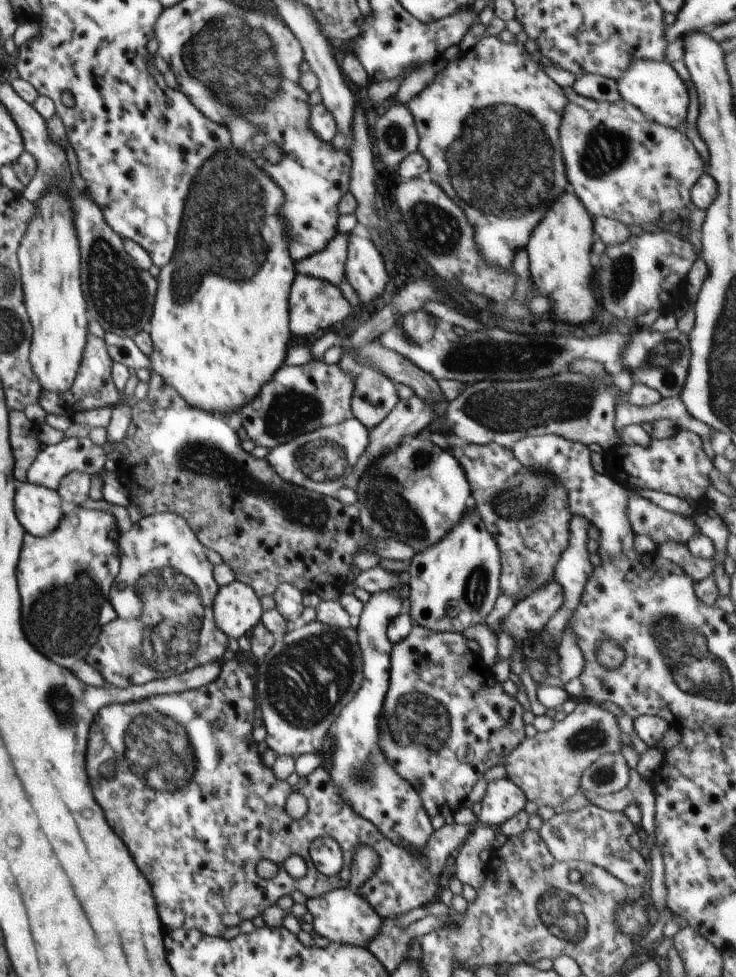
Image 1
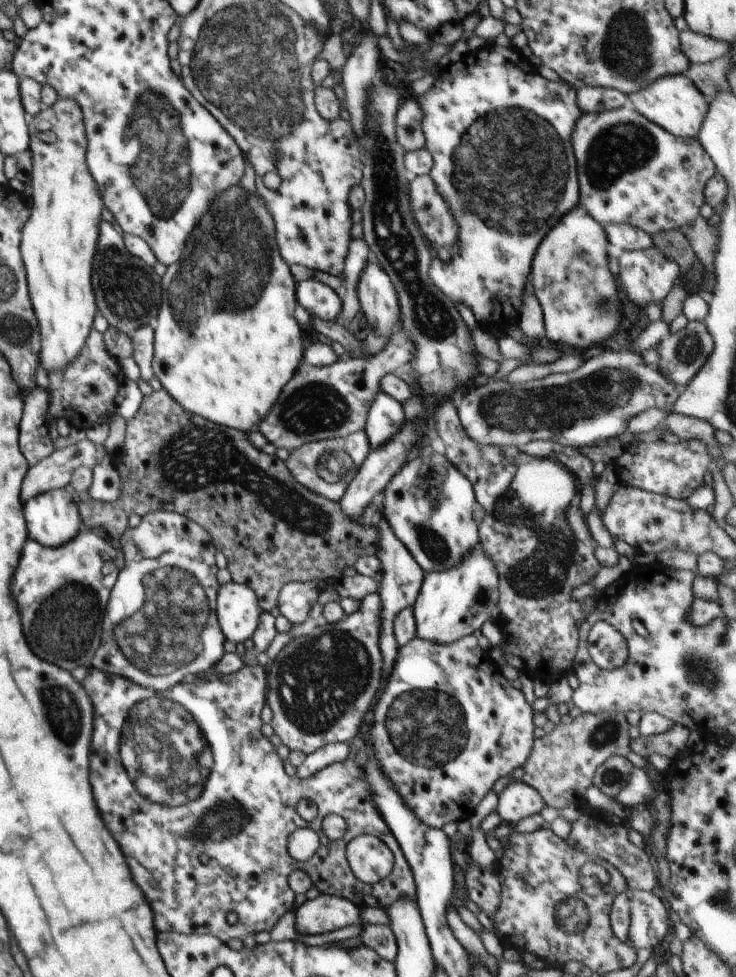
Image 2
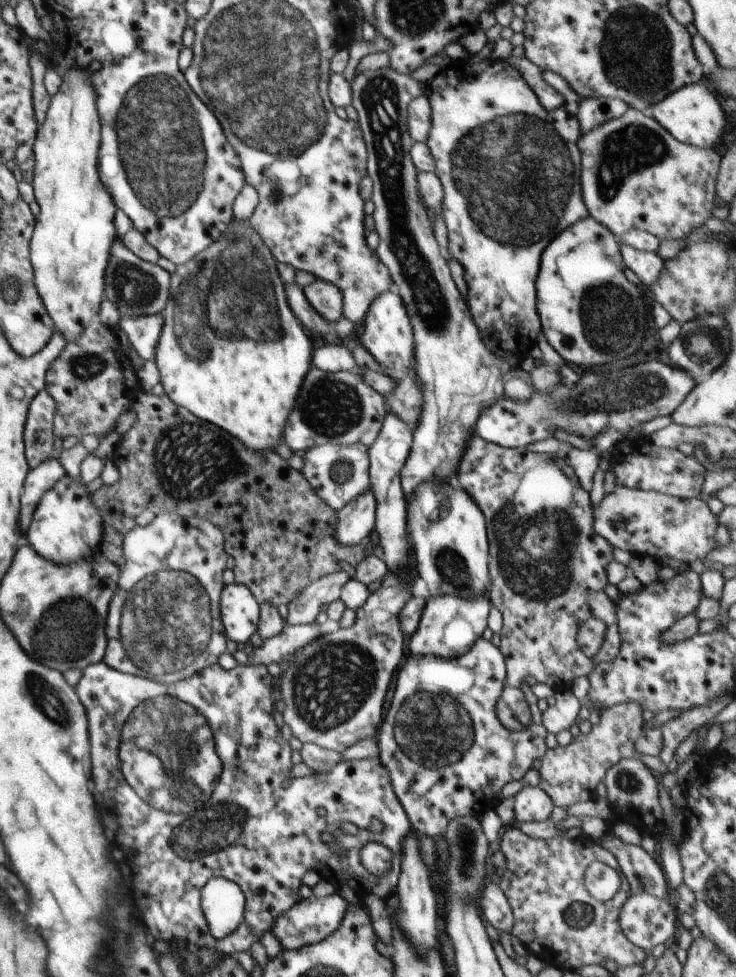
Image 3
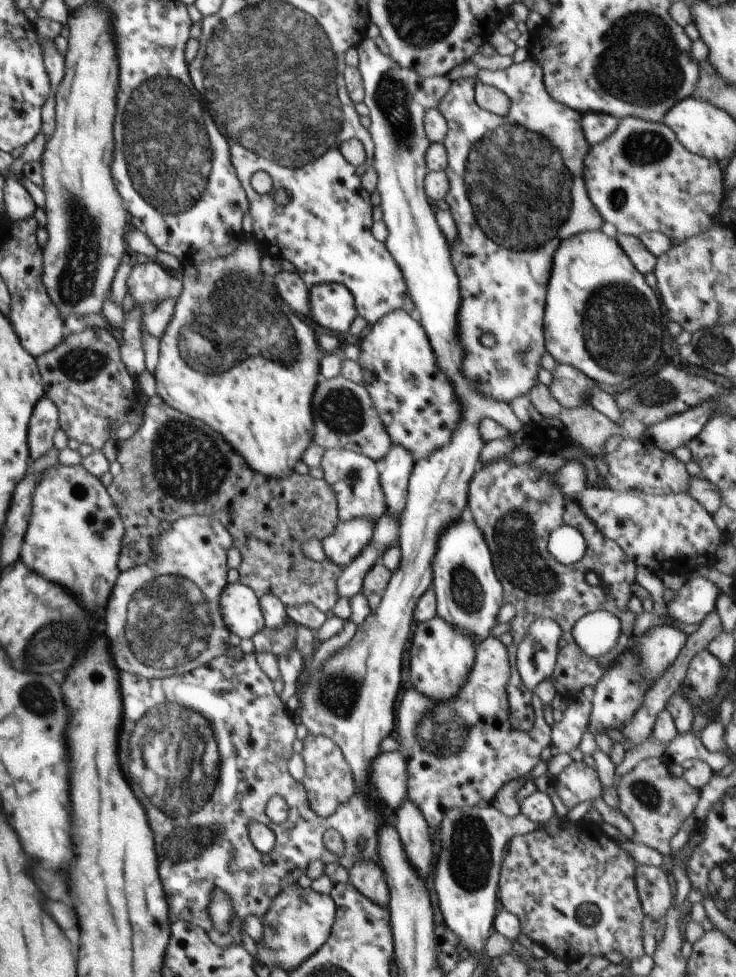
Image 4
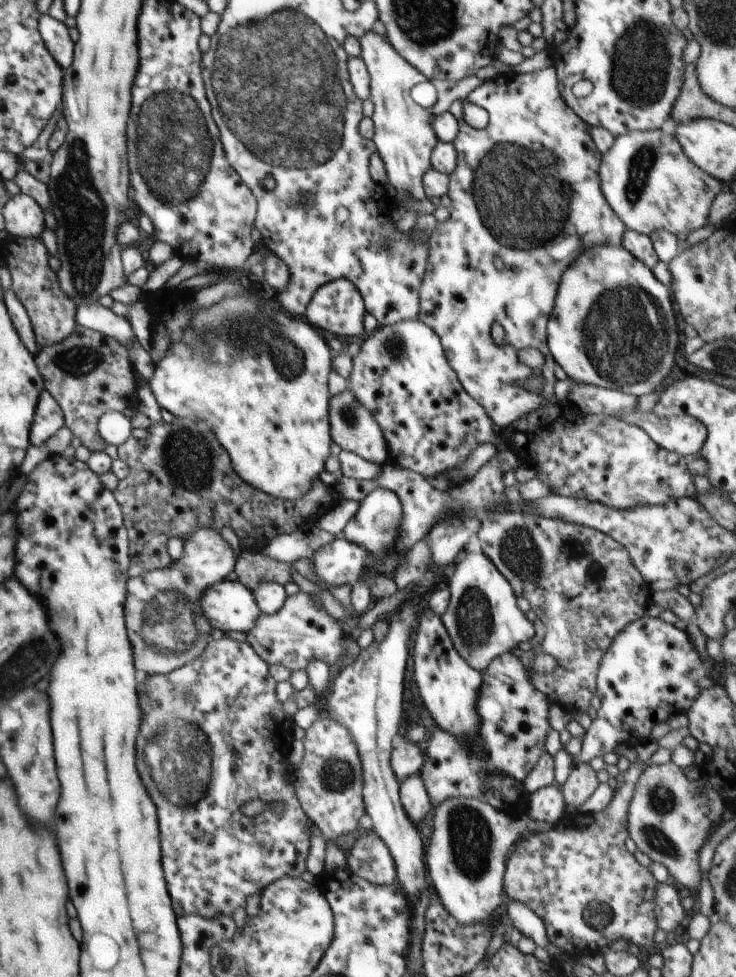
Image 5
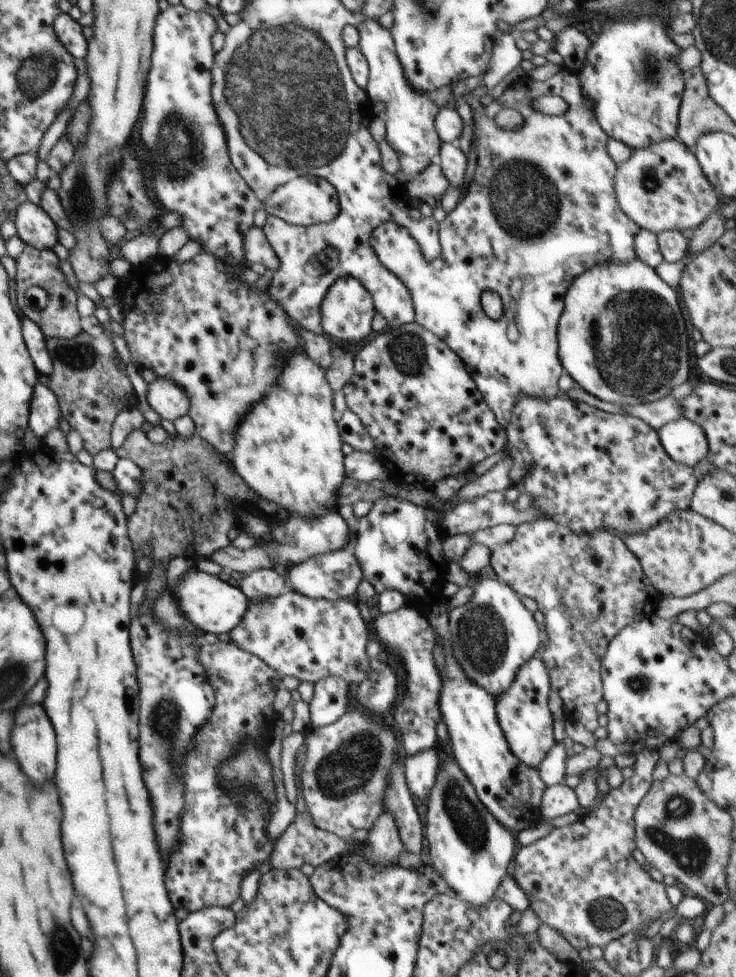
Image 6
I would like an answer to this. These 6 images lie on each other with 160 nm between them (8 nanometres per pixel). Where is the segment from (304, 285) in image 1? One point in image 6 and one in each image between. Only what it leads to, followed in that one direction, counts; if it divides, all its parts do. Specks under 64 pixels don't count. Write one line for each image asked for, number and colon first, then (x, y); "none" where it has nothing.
2: (319, 300)
3: (325, 298)
4: (332, 306)
5: (337, 306)
6: (347, 309)

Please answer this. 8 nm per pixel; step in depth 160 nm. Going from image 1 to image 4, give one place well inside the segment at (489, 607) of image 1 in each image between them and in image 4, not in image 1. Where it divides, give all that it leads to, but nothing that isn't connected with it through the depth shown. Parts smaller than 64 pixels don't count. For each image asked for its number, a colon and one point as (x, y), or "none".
2: (455, 603)
3: (449, 626)
4: (440, 656)

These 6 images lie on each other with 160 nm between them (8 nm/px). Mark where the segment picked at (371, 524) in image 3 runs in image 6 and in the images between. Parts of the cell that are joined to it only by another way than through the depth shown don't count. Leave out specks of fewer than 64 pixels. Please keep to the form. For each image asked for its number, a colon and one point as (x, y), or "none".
4: (349, 538)
5: (341, 562)
6: (333, 576)

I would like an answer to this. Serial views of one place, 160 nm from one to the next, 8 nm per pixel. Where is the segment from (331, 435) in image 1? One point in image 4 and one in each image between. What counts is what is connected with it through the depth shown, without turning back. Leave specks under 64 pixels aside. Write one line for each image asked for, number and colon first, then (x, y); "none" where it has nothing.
2: (326, 466)
3: (338, 473)
4: (354, 479)

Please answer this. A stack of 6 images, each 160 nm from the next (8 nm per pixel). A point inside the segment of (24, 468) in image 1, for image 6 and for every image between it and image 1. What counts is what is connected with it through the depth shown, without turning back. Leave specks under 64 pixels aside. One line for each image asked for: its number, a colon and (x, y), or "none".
2: (35, 443)
3: (38, 432)
4: (44, 423)
5: (49, 417)
6: (45, 413)

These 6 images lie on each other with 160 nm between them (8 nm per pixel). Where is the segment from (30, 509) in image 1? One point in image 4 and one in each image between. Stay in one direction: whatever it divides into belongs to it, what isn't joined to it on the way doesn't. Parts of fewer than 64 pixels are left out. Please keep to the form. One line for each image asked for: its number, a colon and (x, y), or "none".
2: (53, 519)
3: (67, 527)
4: (74, 536)

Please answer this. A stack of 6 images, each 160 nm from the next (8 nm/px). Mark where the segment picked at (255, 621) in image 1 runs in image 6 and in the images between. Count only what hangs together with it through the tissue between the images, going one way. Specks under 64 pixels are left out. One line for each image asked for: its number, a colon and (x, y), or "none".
2: (237, 608)
3: (240, 612)
4: (240, 607)
5: (229, 606)
6: (210, 602)

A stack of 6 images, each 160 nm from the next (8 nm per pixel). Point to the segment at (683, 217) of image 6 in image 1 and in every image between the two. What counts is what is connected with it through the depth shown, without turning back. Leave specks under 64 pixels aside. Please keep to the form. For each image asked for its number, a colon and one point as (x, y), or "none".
1: (623, 166)
2: (630, 170)
3: (634, 175)
4: (640, 179)
5: (649, 182)

